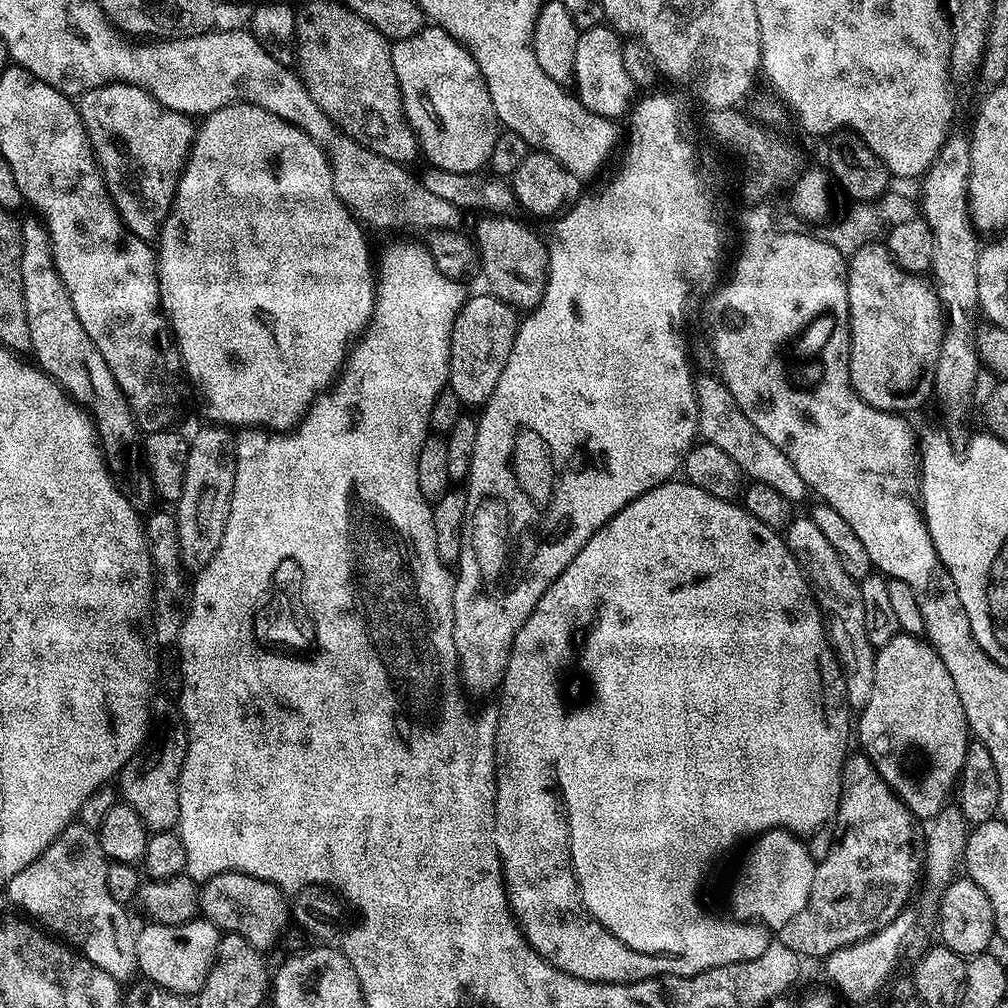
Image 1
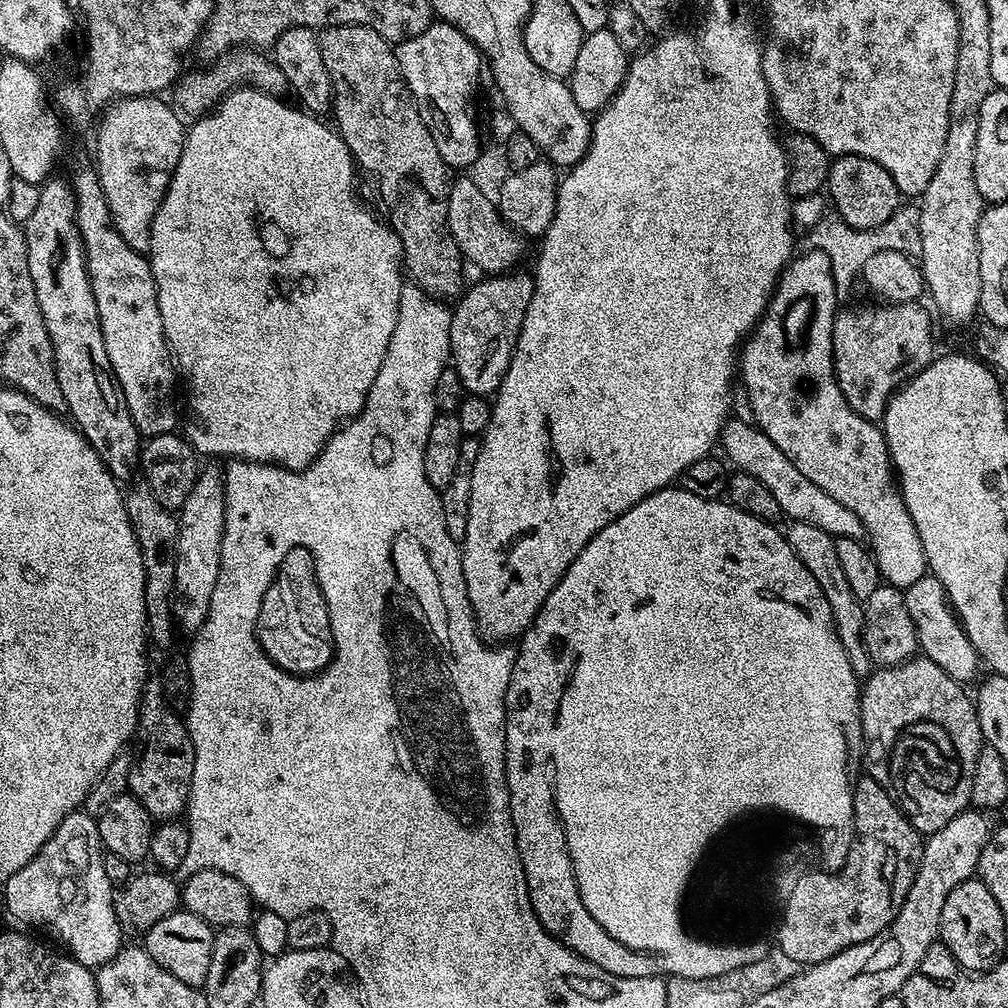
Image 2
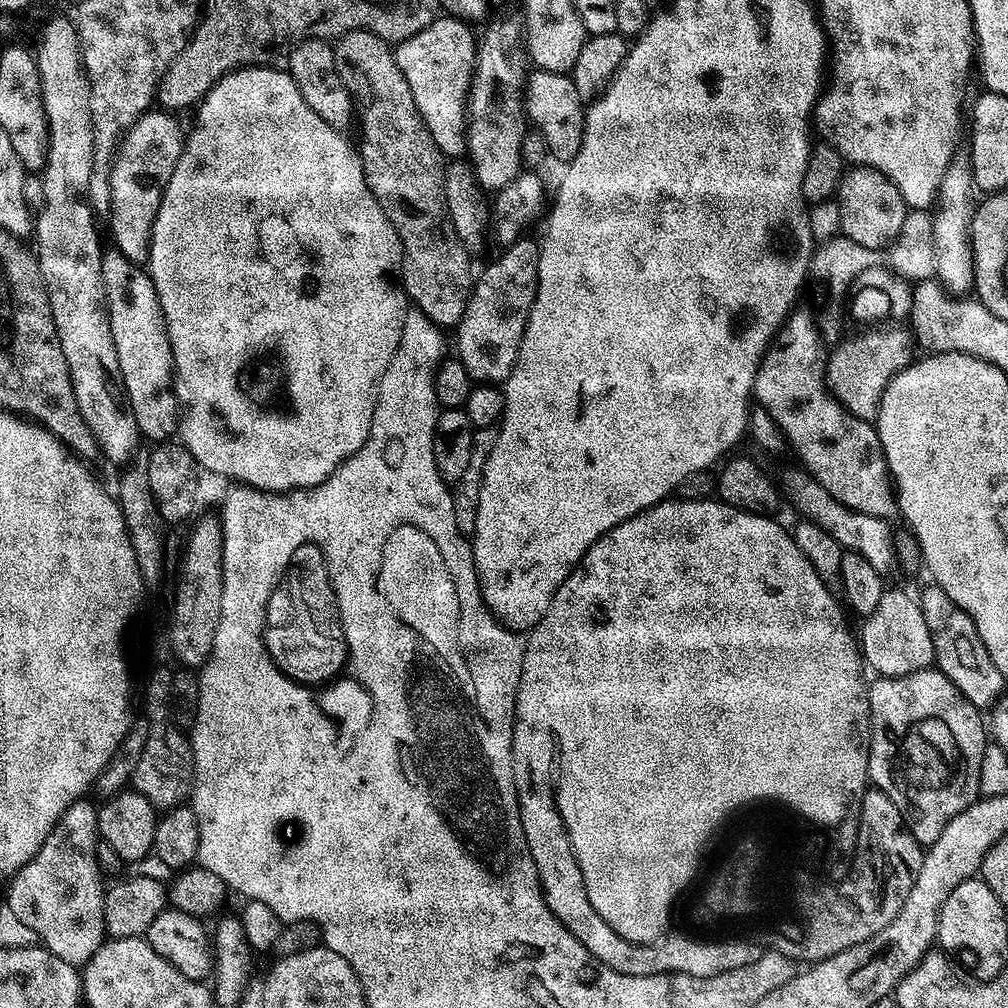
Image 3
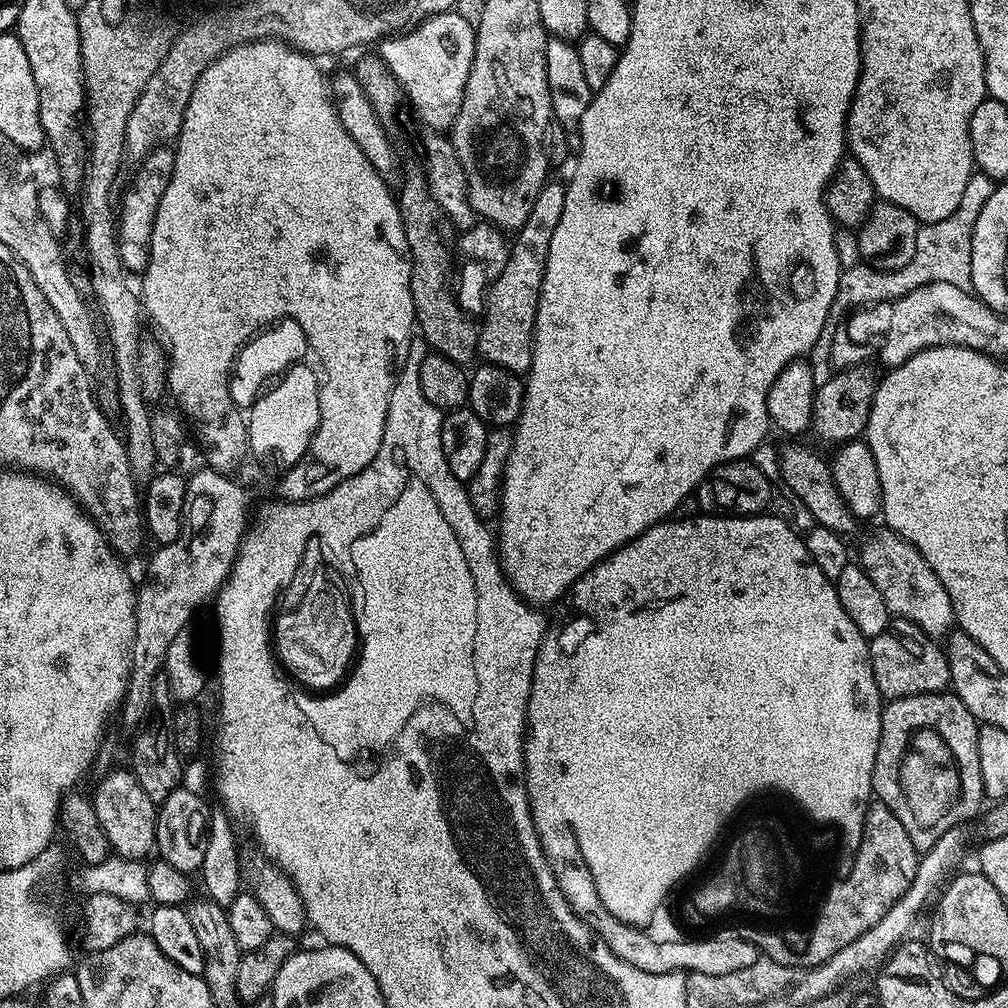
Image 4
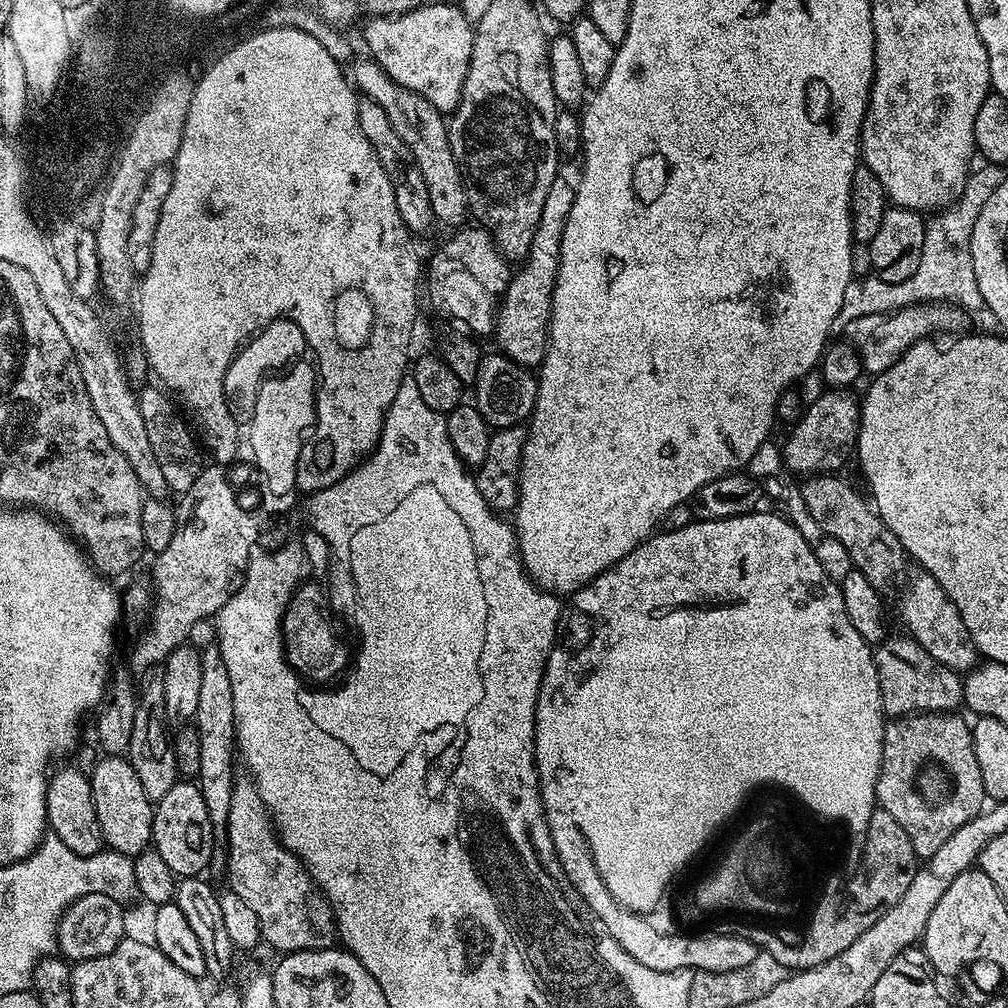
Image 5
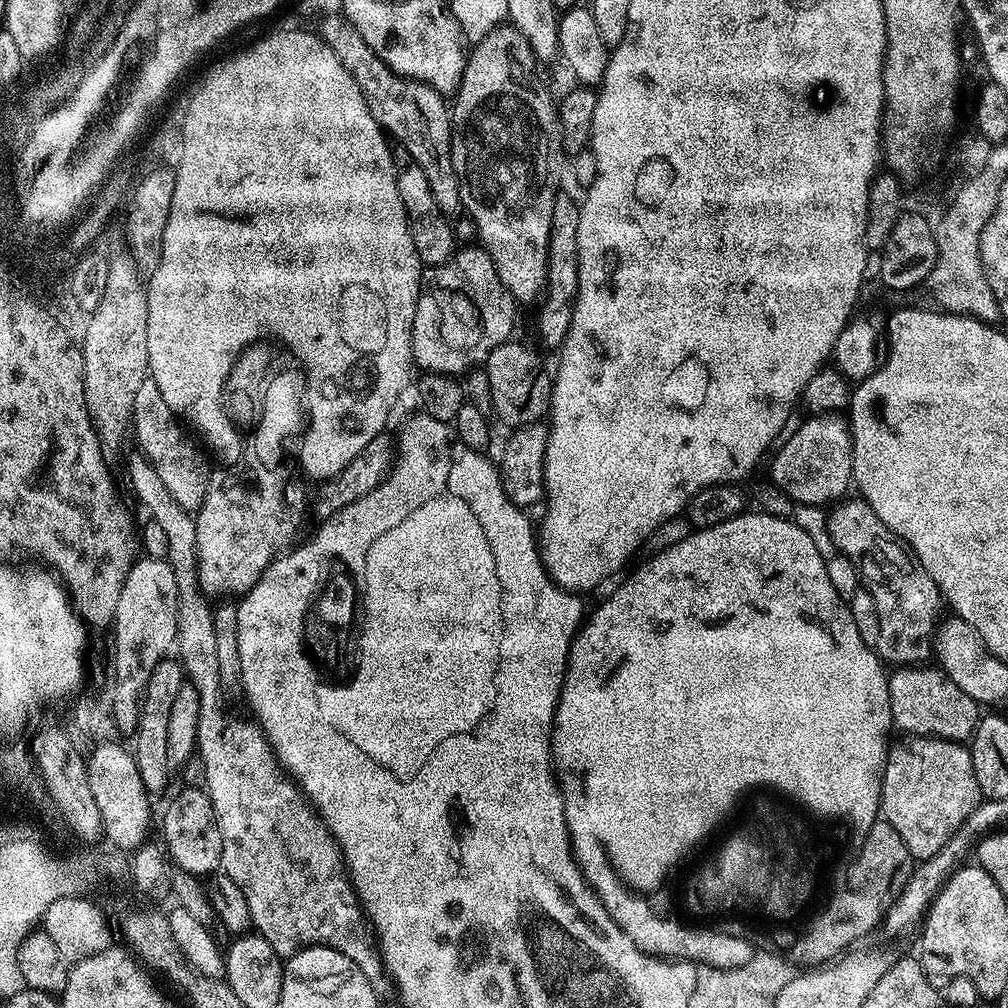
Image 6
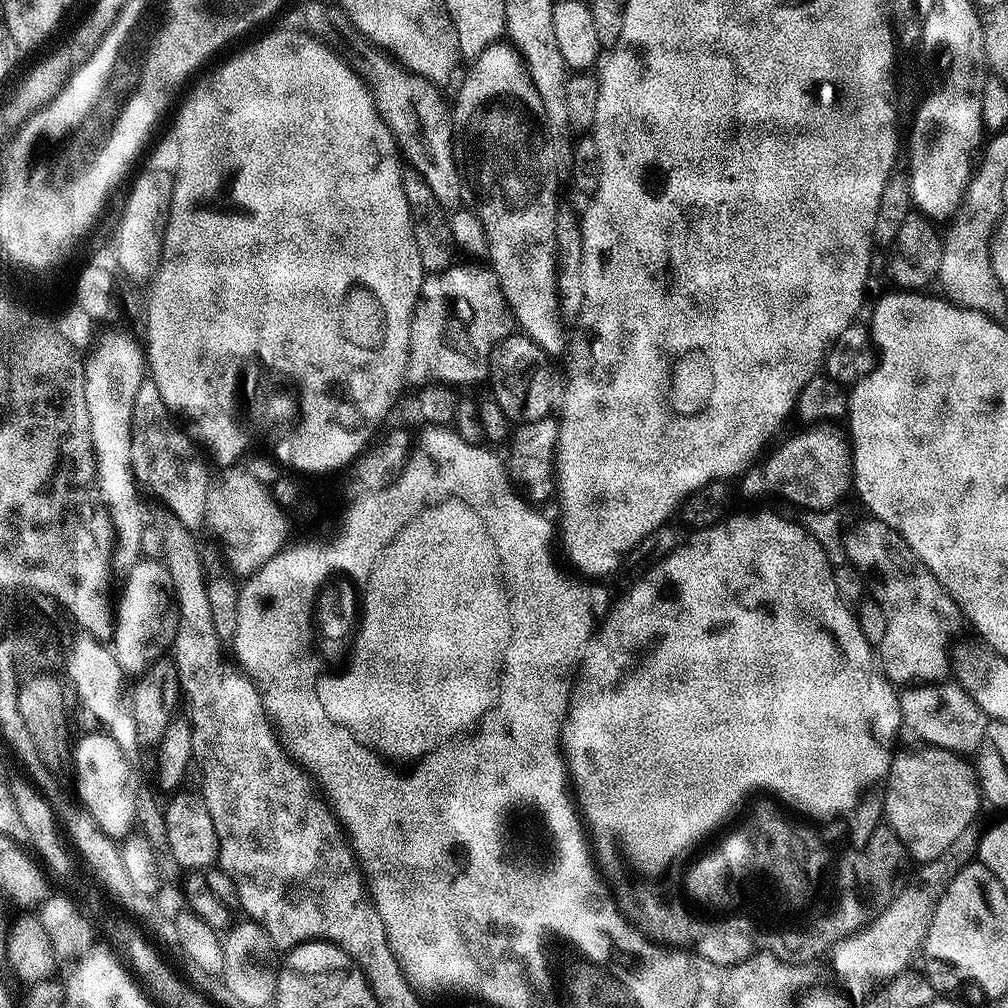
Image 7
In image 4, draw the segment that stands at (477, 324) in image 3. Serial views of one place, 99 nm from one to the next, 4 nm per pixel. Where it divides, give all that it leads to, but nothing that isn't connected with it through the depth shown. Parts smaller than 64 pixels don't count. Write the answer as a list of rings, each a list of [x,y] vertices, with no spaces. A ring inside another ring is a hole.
[[[545,183],[526,214],[526,222],[515,233],[510,244],[508,261],[502,266],[502,274],[488,289],[484,301],[482,323],[478,328],[478,352],[487,363],[496,364],[517,374],[527,373],[532,361],[532,331],[536,325],[536,307],[540,297],[542,278],[546,270],[546,258],[550,250],[550,238],[554,238],[554,226],[562,218],[562,206],[566,202],[565,185]]]

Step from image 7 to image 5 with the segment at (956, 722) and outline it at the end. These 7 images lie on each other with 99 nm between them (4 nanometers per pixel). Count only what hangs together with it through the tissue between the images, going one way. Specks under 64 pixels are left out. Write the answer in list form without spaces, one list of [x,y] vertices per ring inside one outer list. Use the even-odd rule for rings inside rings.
[[[911,638],[885,639],[875,649],[878,686],[882,690],[882,706],[889,717],[917,714],[952,714],[961,707],[964,685],[961,673],[952,672],[942,662],[930,658],[921,644]]]

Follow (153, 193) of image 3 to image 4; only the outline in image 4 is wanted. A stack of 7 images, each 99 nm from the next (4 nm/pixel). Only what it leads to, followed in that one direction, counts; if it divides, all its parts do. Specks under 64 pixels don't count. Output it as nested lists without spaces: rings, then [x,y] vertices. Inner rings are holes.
[[[157,146],[139,161],[140,169],[132,180],[132,188],[124,192],[124,201],[118,204],[118,250],[122,254],[124,267],[132,274],[143,274],[148,268],[148,259],[152,249],[154,234],[154,218],[158,214],[158,202],[162,202],[162,194],[166,194],[166,186],[170,186],[170,178],[174,174],[176,153],[171,147]]]

